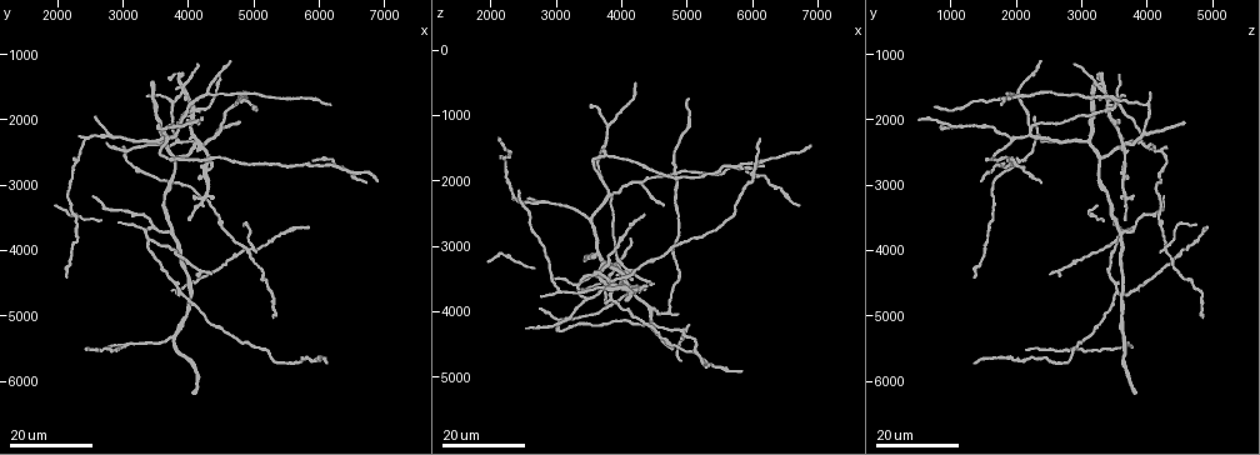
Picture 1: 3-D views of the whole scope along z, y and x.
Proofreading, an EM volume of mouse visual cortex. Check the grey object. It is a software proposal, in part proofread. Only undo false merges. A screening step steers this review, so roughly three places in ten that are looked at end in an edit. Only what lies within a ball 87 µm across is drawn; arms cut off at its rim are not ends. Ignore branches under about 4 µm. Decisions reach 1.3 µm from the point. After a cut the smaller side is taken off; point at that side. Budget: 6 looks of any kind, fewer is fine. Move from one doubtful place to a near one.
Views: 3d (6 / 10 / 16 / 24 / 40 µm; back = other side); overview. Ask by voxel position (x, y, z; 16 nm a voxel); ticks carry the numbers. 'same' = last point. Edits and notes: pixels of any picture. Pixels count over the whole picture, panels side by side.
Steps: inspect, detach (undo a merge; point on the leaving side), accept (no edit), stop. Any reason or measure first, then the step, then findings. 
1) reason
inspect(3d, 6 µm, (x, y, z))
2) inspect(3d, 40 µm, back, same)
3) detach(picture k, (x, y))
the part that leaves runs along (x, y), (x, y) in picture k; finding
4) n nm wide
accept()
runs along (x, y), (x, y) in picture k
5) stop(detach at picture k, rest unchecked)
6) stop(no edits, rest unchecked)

a fork
inspect(3d, 24 µm, (3650, 2300, 1950))

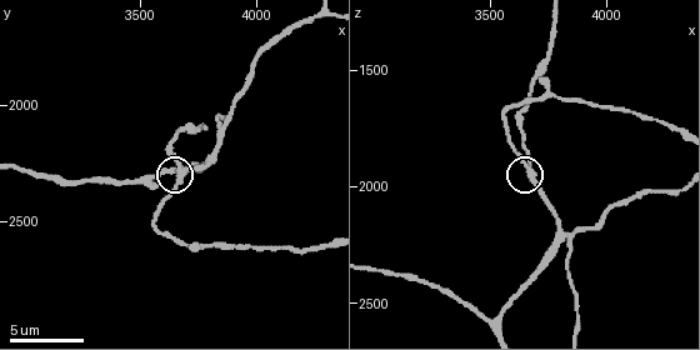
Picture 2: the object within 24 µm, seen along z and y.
zoom in
inspect(3d, 10 µm, (3670, 2290, 1940))

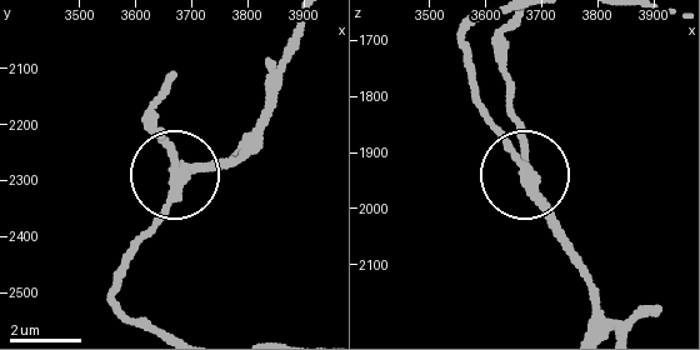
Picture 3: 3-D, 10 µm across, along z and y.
side arm 29 µm
accept()
continuous, no second cell

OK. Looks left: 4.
a fork
inspect(3d, 16 µm, (3520, 2320, 2570))

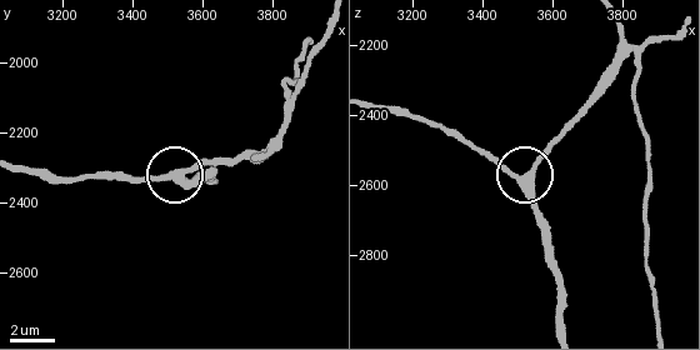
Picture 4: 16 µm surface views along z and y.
side arm 65 µm
accept()
continuous, no second cell

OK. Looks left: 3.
inspect(3d, 16 µm, (3800, 2100, 1150))

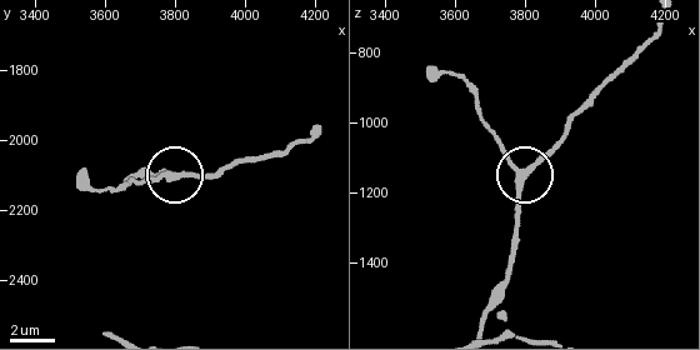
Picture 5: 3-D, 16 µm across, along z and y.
inspect(3d, 6 µm, same)

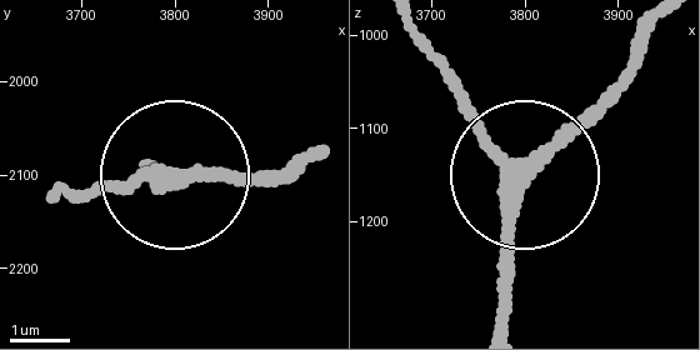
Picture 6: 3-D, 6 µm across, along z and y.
side arm 8 µm; 3 arms
accept()
all the same cell

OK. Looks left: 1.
stop(no edits, rest unchecked)

